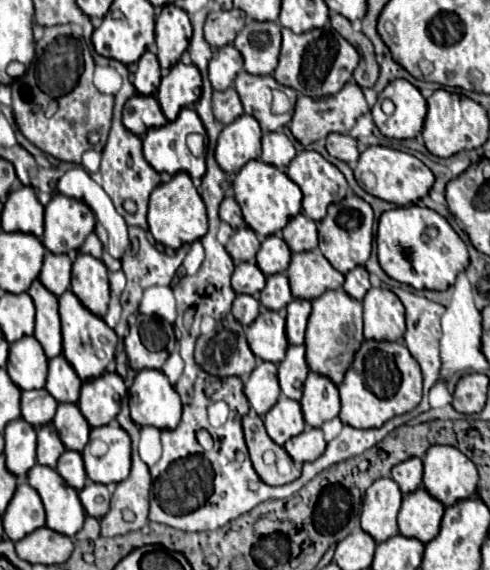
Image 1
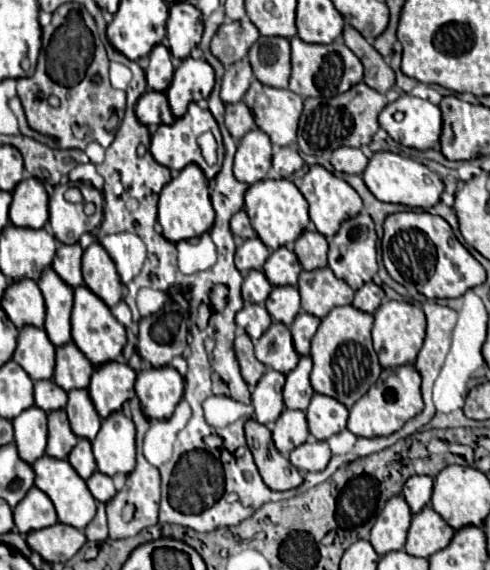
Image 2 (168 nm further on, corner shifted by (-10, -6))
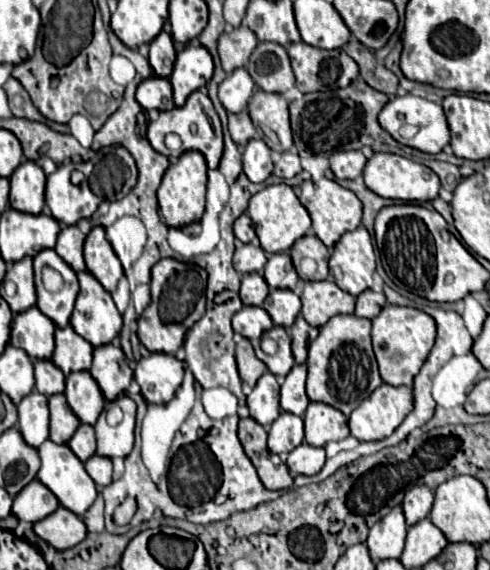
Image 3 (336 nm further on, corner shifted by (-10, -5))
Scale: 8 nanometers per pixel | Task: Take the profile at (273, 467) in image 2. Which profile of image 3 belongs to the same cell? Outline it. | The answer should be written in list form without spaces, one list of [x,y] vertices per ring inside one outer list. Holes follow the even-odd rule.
[[[253,418],[239,420],[239,440],[265,488],[287,490],[293,486],[293,476],[287,464],[267,448],[267,430],[259,422]]]

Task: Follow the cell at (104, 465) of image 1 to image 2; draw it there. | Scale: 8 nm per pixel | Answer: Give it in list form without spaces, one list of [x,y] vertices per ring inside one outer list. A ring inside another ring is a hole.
[[[123,411],[103,419],[93,439],[93,455],[97,469],[113,477],[115,473],[131,473],[135,469],[135,425]]]

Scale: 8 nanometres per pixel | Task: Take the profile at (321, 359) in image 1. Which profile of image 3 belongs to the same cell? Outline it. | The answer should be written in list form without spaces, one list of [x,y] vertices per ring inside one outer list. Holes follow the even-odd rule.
[[[337,314],[319,328],[319,336],[309,346],[307,396],[325,402],[349,416],[377,386],[383,384],[371,348],[371,320],[355,314]]]

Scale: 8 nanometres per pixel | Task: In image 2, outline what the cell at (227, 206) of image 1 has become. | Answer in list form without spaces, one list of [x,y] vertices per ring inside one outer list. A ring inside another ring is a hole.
[[[239,211],[239,213],[233,215],[233,219],[231,219],[231,231],[233,231],[233,235],[237,235],[241,239],[255,237],[255,231],[253,231],[253,227],[251,227],[249,217],[247,217],[245,211]]]

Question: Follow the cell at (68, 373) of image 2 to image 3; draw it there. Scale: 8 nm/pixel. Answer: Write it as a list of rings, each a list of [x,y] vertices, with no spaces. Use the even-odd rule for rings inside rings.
[[[71,326],[63,330],[55,330],[55,352],[51,360],[59,370],[63,370],[65,376],[73,372],[89,370],[91,352],[93,352],[93,346],[85,342]]]

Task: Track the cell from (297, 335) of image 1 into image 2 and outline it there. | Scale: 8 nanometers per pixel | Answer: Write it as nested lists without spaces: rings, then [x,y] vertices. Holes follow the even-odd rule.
[[[299,311],[291,325],[291,335],[293,335],[293,345],[299,355],[309,355],[311,339],[319,327],[319,319],[315,315],[309,315],[305,311]]]

